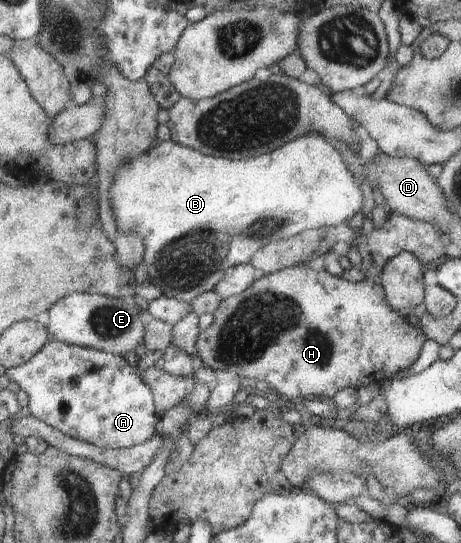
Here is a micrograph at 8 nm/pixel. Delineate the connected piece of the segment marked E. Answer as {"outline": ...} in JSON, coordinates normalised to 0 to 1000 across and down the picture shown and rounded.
{"outline":[[[158,540],[134,549],[104,576],[100,602],[115,626],[258,656],[312,645],[315,593],[323,582],[317,565],[297,562],[291,547],[247,551],[217,541]]]}

